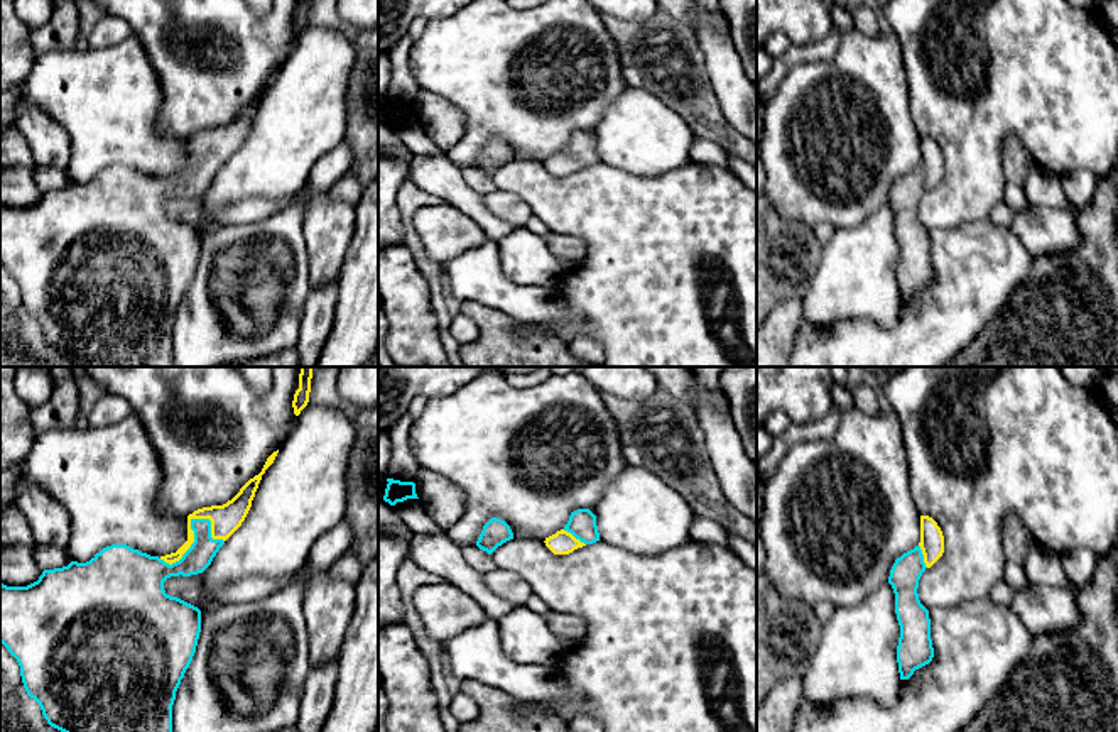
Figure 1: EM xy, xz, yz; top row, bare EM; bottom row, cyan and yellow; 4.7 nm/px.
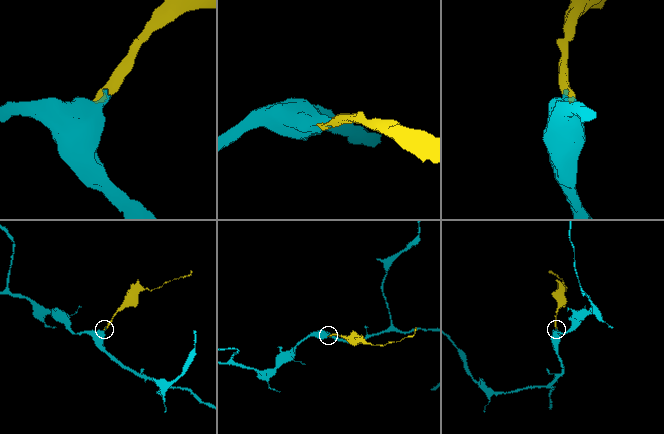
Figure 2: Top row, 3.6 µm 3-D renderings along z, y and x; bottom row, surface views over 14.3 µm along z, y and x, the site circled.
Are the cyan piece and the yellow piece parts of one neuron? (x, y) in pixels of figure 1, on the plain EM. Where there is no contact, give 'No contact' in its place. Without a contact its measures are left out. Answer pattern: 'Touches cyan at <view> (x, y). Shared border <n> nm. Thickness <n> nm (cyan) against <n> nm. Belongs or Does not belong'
Touches cyan at xy (191, 149). Shared border 320 nm. Thickness 120 nm (cyan) against 140 nm. Belongs

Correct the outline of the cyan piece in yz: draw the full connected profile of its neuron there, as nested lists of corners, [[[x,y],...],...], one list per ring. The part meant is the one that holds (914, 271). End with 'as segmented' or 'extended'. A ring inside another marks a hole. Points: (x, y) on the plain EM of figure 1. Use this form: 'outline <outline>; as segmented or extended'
outline [[[920,137],[920,164],[895,181],[888,205],[895,215],[895,235],[900,247],[897,284],[900,301],[934,279],[929,232],[919,221],[919,201],[944,174],[944,157],[937,144]]]; extended

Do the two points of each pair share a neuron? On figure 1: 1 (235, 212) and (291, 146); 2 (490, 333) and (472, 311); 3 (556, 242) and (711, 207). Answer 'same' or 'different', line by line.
1: different
2: same
3: different

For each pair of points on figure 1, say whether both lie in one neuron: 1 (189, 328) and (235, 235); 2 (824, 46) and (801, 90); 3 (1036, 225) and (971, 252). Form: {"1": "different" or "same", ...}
{"1": "same", "2": "different", "3": "different"}

